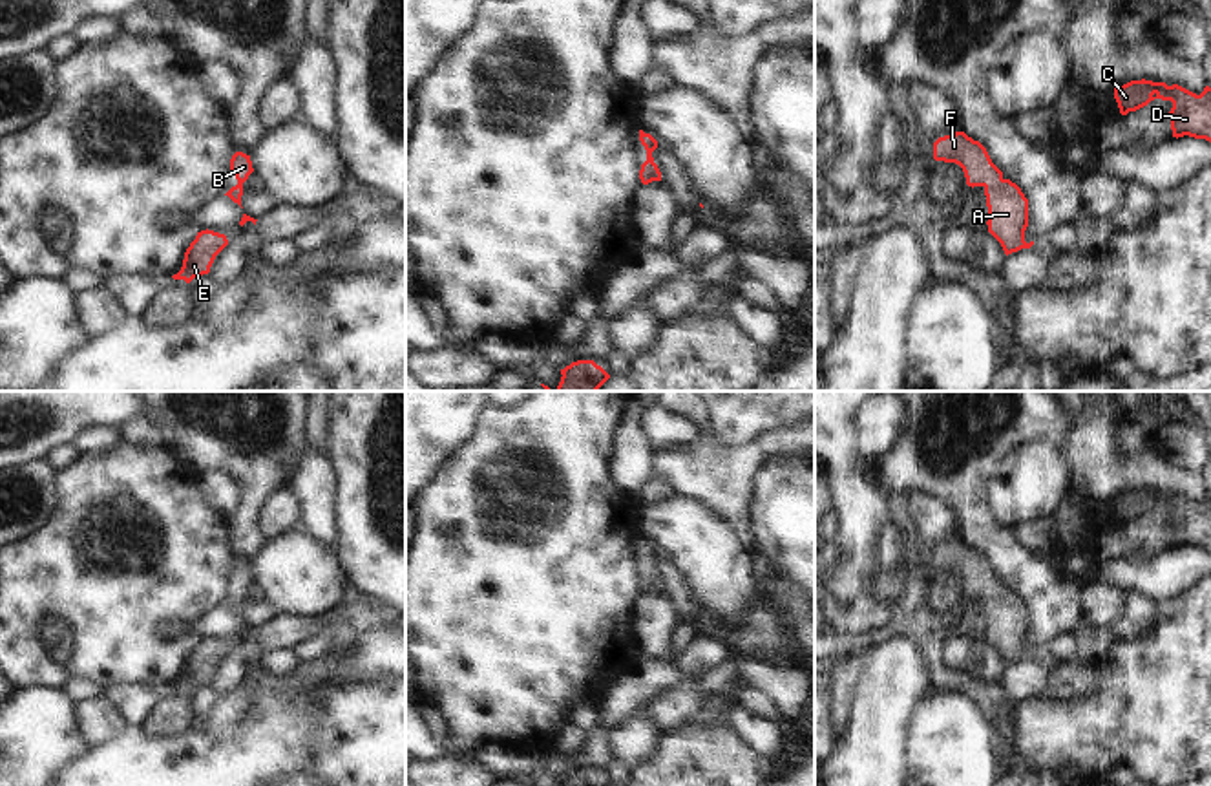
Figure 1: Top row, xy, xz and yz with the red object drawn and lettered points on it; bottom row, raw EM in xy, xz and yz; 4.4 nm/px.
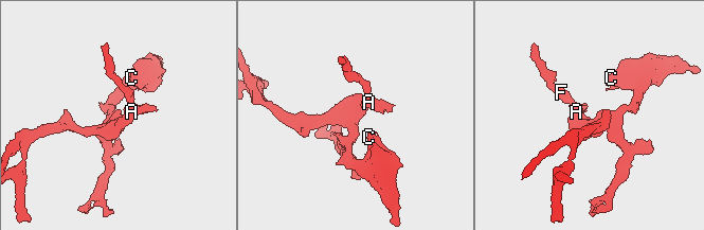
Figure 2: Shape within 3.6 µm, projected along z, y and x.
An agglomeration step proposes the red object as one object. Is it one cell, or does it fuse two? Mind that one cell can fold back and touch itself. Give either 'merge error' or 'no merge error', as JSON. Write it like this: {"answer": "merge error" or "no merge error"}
{"answer": "no merge error"}

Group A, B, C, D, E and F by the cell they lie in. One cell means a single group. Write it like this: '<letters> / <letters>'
A B C D E F

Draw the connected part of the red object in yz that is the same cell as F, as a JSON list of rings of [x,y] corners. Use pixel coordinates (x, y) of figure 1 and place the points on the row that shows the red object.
[[[964,132],[939,137],[933,143],[933,159],[959,165],[968,186],[985,188],[988,232],[1001,243],[1006,256],[1034,245],[1025,241],[1028,199],[1016,183],[1003,177],[979,141]]]

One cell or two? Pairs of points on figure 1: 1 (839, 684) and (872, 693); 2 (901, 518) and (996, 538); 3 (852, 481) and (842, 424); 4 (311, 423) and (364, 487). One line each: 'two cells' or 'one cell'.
1: two cells
2: one cell
3: one cell
4: two cells

